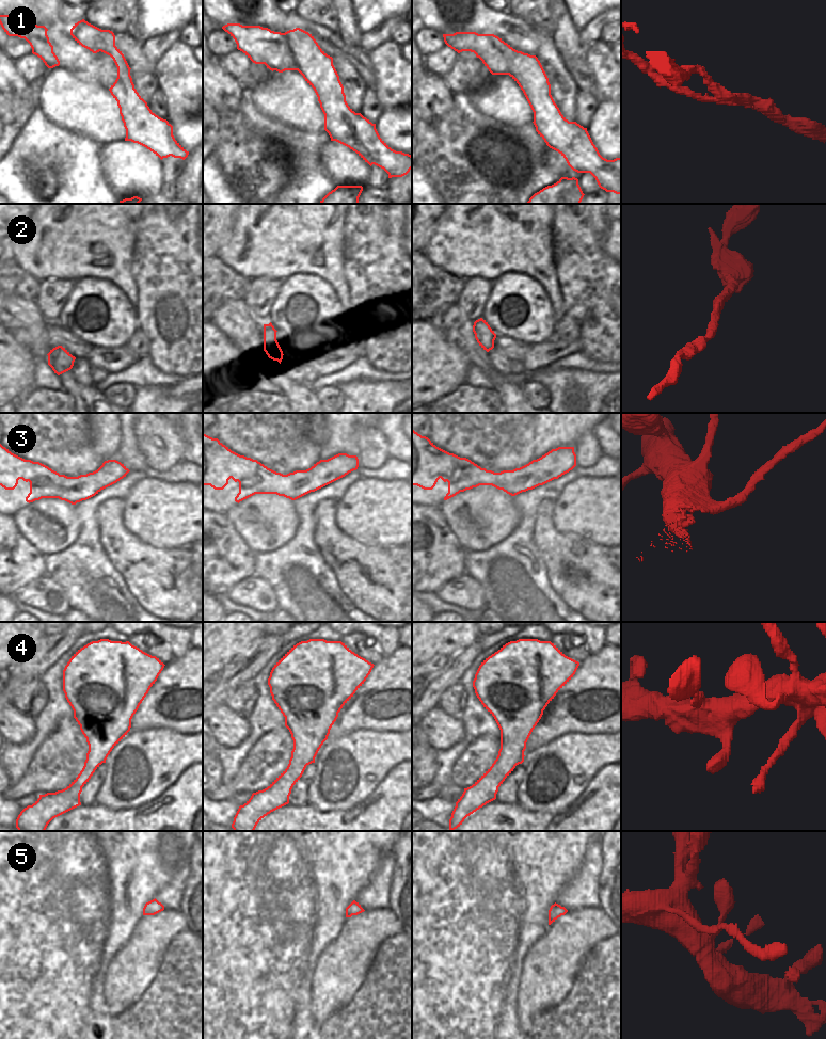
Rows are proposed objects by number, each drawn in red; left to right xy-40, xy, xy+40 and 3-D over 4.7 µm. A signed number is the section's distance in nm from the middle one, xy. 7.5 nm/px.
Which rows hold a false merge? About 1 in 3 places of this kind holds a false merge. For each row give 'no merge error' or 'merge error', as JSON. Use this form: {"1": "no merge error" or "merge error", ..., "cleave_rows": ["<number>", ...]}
{"1": "merge error", "2": "no merge error", "3": "merge error", "4": "no merge error", "5": "merge error", "cleave_rows": ["1", "3", "5"]}

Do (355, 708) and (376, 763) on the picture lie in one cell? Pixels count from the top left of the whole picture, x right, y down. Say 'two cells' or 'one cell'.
two cells

